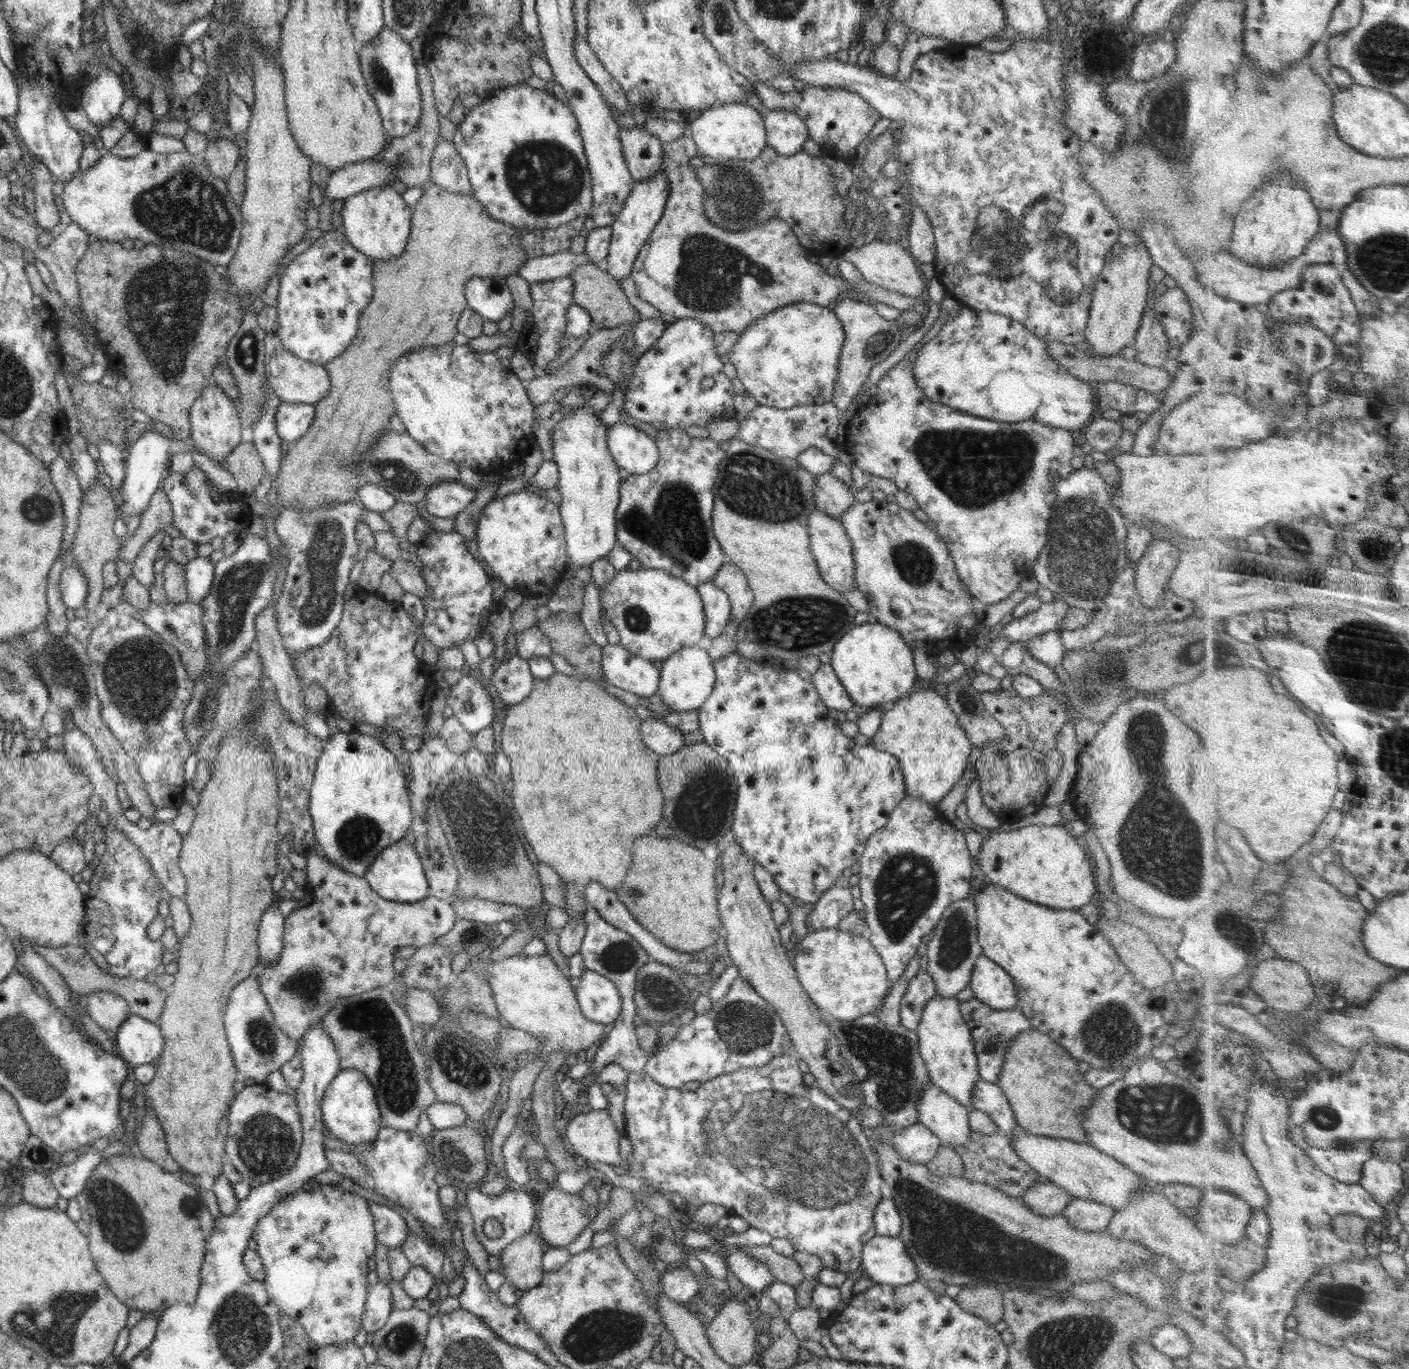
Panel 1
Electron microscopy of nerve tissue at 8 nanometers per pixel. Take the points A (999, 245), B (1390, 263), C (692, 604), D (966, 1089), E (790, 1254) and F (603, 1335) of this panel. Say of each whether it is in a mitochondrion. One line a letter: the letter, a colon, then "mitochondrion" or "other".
A: mitochondrion
B: mitochondrion
C: other
D: other
E: other
F: mitochondrion

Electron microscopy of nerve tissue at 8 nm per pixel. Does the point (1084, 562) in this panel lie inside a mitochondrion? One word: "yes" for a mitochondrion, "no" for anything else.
yes

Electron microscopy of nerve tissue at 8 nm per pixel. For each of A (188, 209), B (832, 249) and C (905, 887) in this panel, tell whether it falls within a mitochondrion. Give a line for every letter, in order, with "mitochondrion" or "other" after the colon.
A: mitochondrion
B: other
C: mitochondrion

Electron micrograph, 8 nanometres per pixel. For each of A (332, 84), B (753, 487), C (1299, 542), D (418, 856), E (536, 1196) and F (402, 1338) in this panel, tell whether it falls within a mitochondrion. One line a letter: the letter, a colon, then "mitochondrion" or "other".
A: other
B: mitochondrion
C: mitochondrion
D: other
E: other
F: mitochondrion

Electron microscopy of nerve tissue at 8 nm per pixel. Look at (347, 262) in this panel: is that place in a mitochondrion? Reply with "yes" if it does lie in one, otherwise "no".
no

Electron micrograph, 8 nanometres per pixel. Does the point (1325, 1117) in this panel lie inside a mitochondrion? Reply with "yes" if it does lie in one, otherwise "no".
yes

